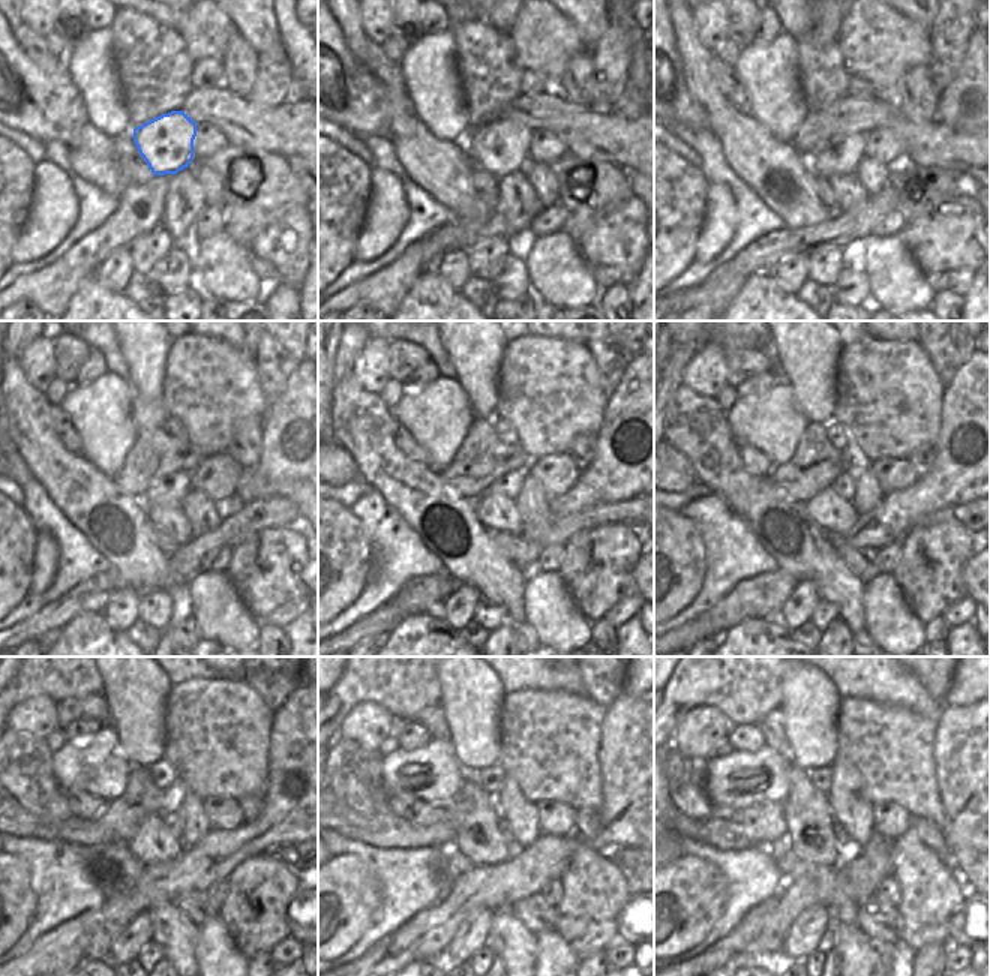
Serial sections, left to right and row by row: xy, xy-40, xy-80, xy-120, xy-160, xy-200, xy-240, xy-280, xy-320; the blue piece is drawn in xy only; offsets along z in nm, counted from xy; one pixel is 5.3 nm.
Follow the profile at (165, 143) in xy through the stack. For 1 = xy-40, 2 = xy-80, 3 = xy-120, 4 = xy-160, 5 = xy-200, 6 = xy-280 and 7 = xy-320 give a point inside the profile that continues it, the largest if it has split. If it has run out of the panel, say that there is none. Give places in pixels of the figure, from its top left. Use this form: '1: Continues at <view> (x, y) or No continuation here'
1: Continues at xy-40 (501, 147)
2: Continues at xy-80 (840, 155)
3: Continues at xy-120 (170, 490)
4: Continues at xy-160 (510, 485)
5: Continues at xy-200 (845, 485)
6: Continues at xy-280 (515, 847)
7: Continues at xy-320 (846, 847).

